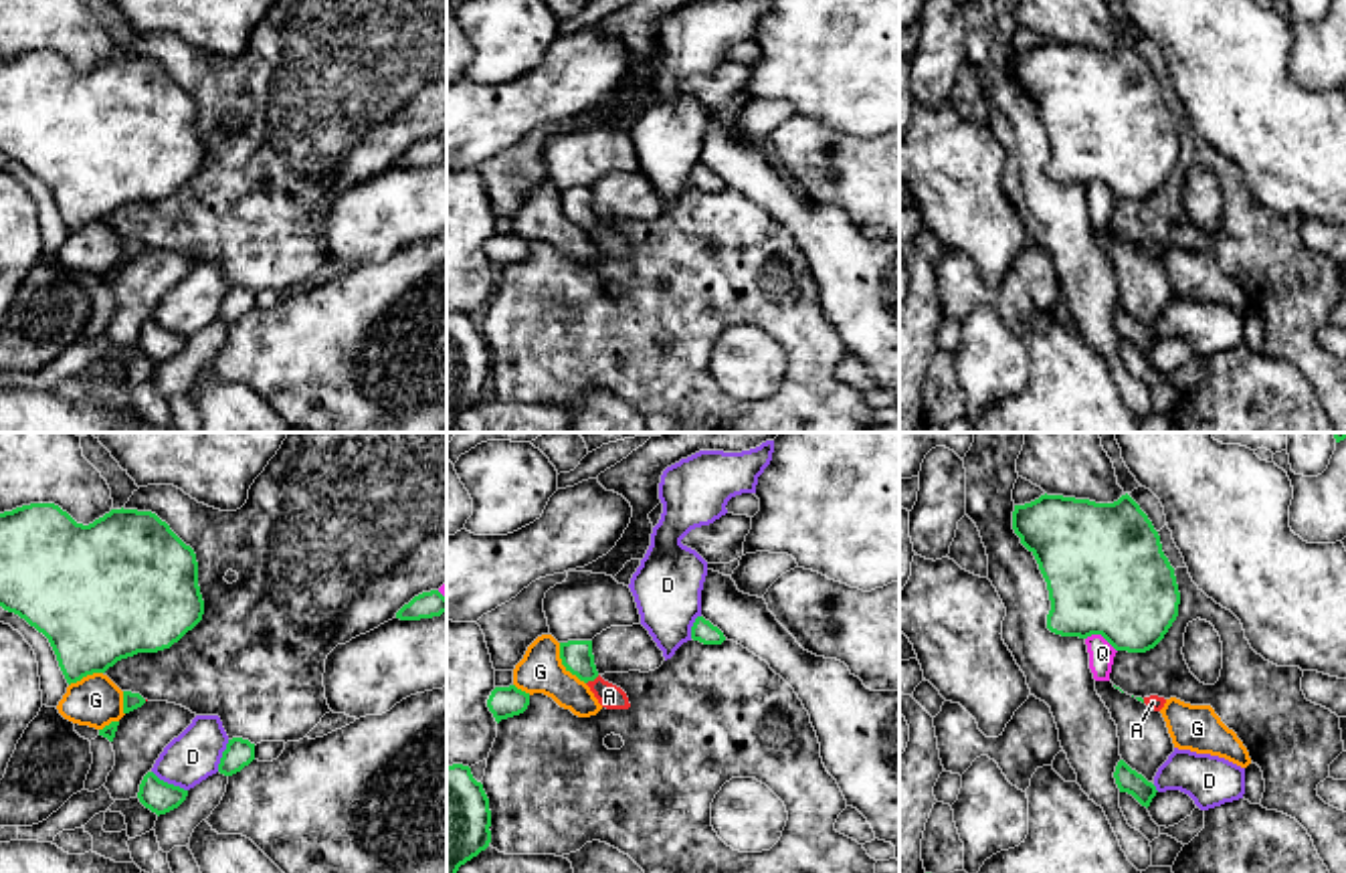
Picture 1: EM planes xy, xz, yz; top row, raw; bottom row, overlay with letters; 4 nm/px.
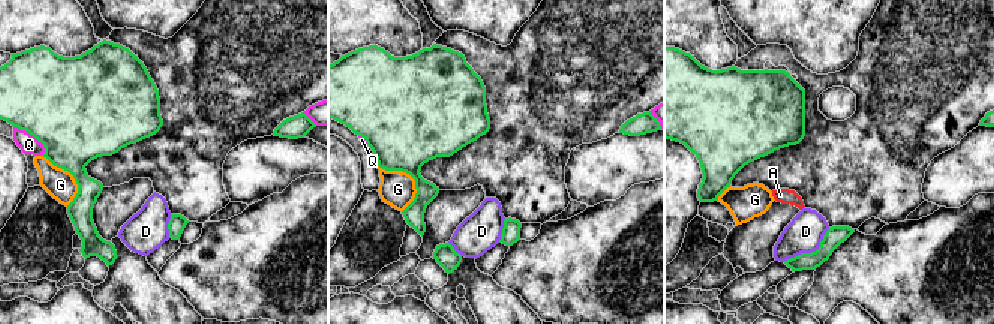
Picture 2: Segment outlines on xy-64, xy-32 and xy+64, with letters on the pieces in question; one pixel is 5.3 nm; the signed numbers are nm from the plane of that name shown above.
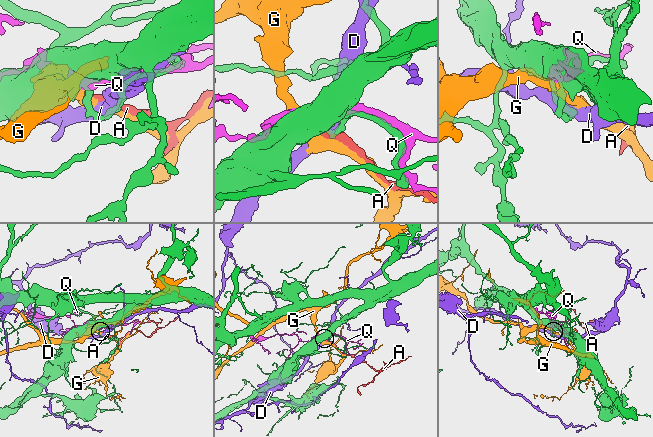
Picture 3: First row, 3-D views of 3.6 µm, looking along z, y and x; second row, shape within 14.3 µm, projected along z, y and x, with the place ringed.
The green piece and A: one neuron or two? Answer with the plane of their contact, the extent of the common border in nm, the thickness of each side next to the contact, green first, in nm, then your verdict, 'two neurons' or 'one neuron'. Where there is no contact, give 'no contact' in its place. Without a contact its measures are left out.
meets green in xz; contact 70 nm long; 130 nm thick on the green side, 100 nm on the other; one neuron

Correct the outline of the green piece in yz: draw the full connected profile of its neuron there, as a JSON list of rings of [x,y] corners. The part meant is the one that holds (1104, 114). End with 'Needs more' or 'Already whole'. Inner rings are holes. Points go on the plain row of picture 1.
[[[1045,40],[1015,53],[1013,77],[1047,129],[1051,180],[1101,182],[1116,198],[1146,200],[1176,168],[1174,115],[1128,40],[1114,51]]]. Already whole

